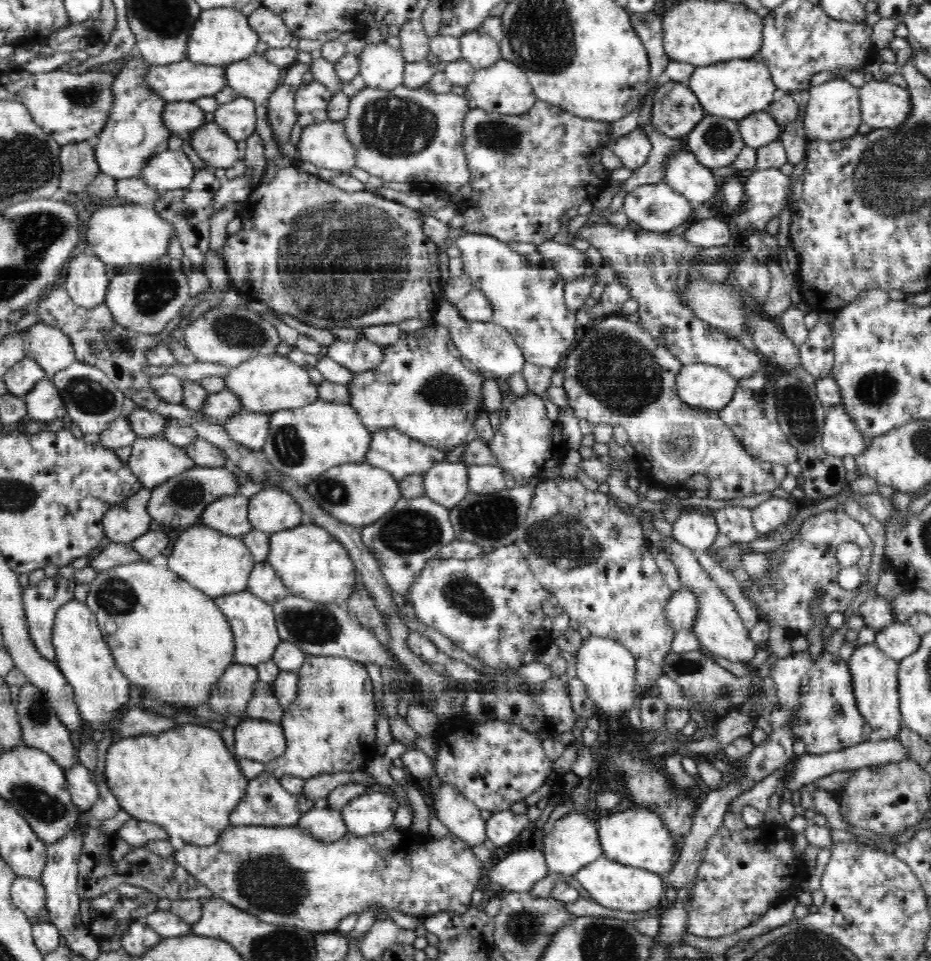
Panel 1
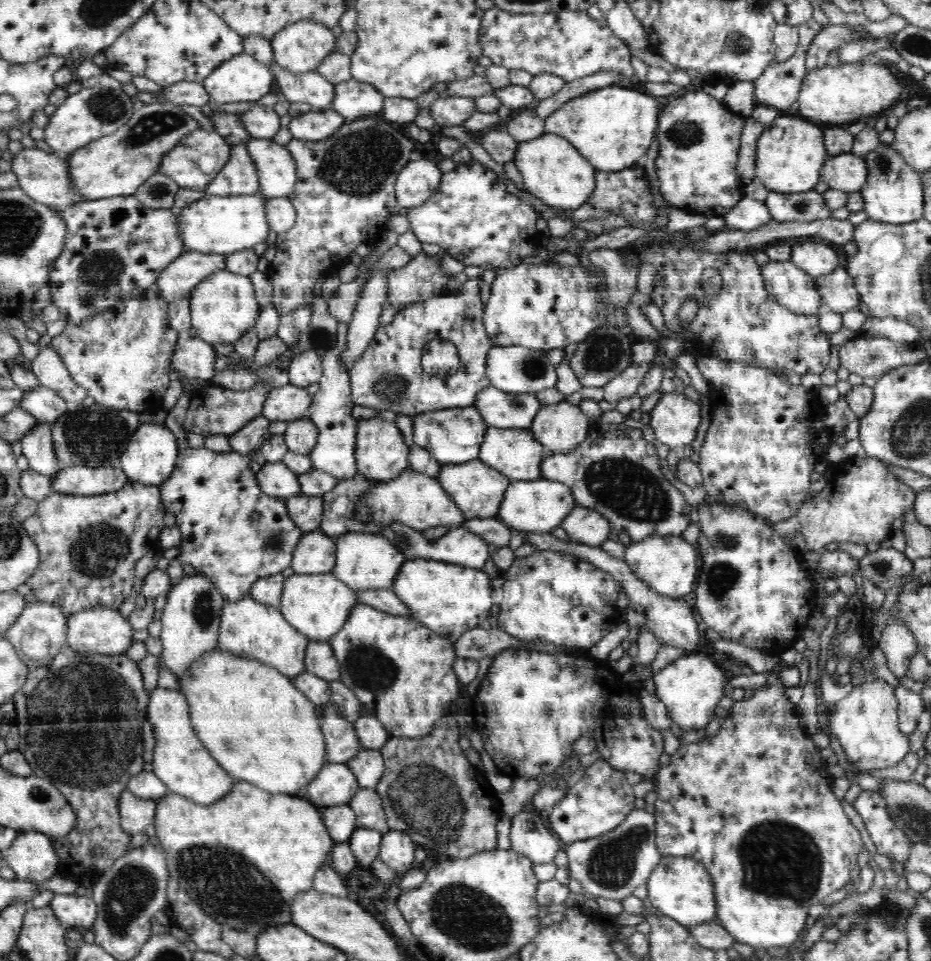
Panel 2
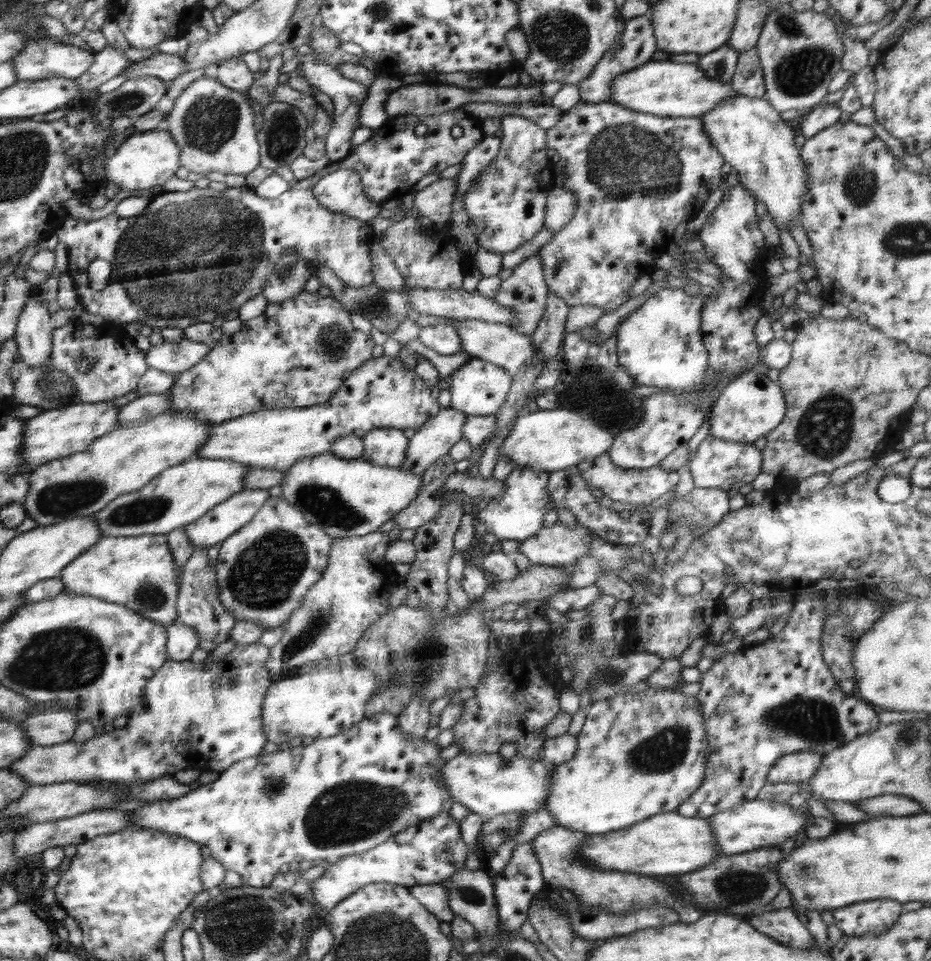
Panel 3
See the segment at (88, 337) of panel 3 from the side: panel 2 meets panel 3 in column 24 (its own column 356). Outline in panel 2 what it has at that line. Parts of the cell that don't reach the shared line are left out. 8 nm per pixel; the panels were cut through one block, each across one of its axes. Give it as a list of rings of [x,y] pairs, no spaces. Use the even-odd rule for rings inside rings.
[[[480,277],[468,279],[457,293],[444,293],[426,302],[412,304],[406,310],[398,311],[390,324],[380,325],[375,336],[369,341],[368,348],[361,354],[360,360],[348,371],[352,401],[359,406],[380,411],[381,417],[414,415],[446,408],[474,407],[480,392],[486,390],[490,383],[487,377],[487,356],[496,346],[483,325],[484,309],[480,299],[480,282]],[[434,339],[453,342],[459,352],[458,372],[445,379],[426,374],[421,365],[423,346]]]

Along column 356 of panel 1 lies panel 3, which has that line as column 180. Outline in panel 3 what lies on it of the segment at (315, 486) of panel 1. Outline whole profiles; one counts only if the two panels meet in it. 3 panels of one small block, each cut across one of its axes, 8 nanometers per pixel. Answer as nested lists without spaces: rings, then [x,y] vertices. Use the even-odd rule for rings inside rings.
[[[192,458],[182,463],[172,466],[170,469],[167,469],[162,474],[158,474],[154,480],[150,480],[150,483],[145,484],[142,488],[139,488],[137,491],[129,492],[128,494],[123,494],[122,496],[117,496],[112,503],[108,504],[106,508],[102,508],[98,512],[95,512],[91,517],[97,521],[97,527],[102,530],[102,535],[104,537],[130,537],[130,536],[141,536],[141,535],[166,535],[170,531],[174,531],[175,528],[183,528],[184,526],[189,525],[194,520],[198,520],[201,516],[208,513],[209,510],[212,510],[216,504],[223,503],[229,496],[236,494],[236,492],[241,491],[243,488],[244,478],[248,474],[248,470],[251,469],[251,466],[244,465],[232,460],[223,460],[223,459],[198,459]]]

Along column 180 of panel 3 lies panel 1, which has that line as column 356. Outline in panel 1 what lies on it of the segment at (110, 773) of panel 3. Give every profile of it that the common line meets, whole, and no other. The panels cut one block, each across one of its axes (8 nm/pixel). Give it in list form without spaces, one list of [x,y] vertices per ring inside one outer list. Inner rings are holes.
[[[307,654],[304,664],[296,671],[299,677],[297,697],[284,710],[279,724],[287,740],[284,754],[265,764],[265,771],[274,778],[295,776],[309,779],[316,775],[331,775],[335,772],[365,770],[372,760],[374,744],[378,744],[374,692],[368,671],[363,663],[339,656],[314,656]]]

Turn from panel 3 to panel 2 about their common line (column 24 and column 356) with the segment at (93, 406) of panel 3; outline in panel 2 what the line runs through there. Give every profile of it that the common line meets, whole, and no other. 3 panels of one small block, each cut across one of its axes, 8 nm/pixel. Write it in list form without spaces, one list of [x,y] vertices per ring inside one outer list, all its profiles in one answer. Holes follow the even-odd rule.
[[[391,417],[358,419],[356,441],[355,458],[358,474],[370,481],[388,482],[398,479],[410,468],[408,461],[410,443],[404,441],[404,436]]]

